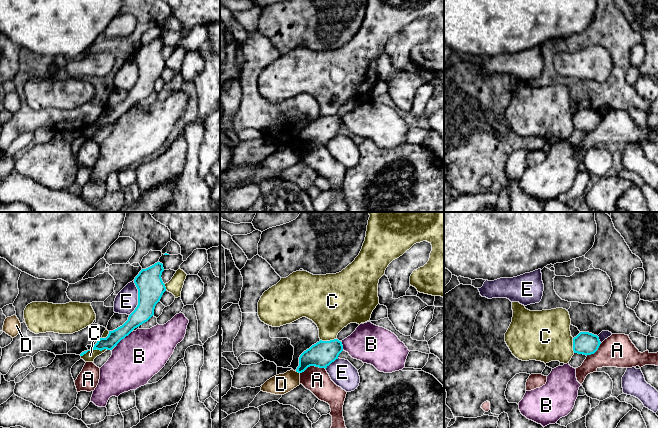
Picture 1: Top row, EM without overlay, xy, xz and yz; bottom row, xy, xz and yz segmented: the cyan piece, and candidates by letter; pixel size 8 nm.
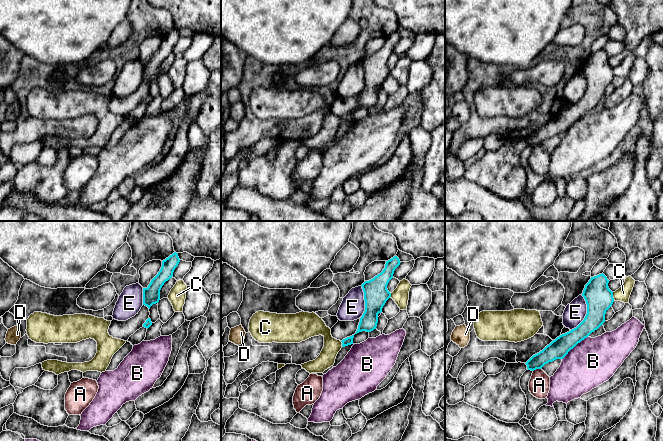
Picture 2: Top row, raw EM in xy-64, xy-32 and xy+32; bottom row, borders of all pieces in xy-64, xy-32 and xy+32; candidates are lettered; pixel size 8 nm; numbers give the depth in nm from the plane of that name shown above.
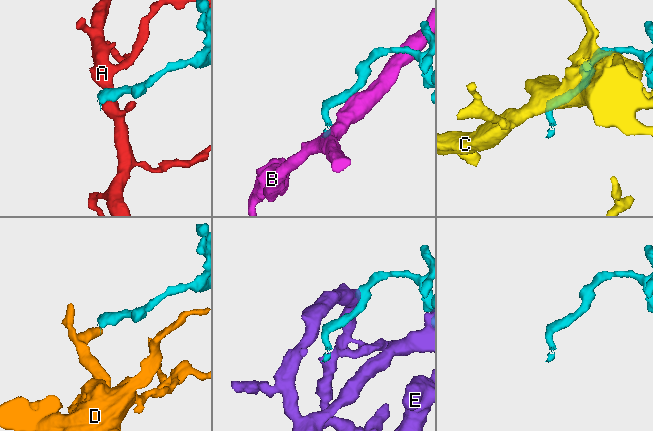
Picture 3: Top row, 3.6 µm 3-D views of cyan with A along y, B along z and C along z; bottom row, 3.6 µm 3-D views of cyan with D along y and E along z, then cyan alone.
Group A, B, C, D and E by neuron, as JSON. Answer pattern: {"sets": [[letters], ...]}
{"sets": [["A"], ["B"], ["C"], ["D"], ["E"]]}

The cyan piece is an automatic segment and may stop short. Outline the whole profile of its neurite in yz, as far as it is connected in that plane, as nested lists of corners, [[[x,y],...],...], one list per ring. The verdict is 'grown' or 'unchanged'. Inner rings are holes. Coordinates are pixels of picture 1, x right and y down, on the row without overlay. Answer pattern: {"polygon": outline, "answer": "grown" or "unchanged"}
{"polygon": [[[580,108],[573,114],[573,127],[586,132],[591,131],[598,126],[600,120],[601,118],[597,111],[589,108]]], "answer": "unchanged"}

